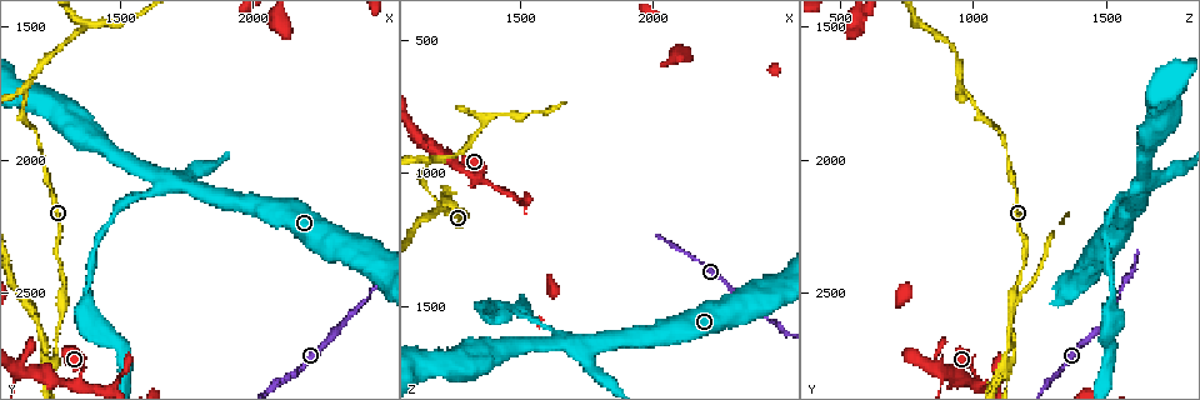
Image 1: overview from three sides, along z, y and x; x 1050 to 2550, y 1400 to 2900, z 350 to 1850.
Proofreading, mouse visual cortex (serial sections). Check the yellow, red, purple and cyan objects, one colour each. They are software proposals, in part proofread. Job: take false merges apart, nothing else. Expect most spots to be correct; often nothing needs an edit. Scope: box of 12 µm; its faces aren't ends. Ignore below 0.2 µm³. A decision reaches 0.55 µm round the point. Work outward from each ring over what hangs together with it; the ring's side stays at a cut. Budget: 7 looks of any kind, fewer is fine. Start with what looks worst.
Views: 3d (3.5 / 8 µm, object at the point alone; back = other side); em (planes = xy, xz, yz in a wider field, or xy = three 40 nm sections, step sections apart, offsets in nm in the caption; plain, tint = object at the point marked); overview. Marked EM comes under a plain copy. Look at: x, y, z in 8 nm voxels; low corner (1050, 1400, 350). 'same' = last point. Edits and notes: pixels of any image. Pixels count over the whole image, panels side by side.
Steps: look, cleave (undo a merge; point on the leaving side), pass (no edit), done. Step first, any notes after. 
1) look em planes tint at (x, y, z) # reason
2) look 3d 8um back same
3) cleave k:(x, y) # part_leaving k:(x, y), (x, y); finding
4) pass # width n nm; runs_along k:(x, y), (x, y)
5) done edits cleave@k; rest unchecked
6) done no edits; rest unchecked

look 3d 3.5um at (1240, 2760, 1130) # sharp bend

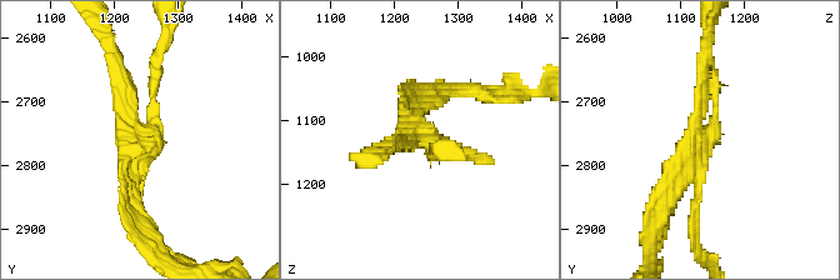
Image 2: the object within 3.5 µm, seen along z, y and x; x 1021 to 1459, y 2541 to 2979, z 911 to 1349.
look em xy step 3 tint at (1250, 2755, 1130) # need the tissue

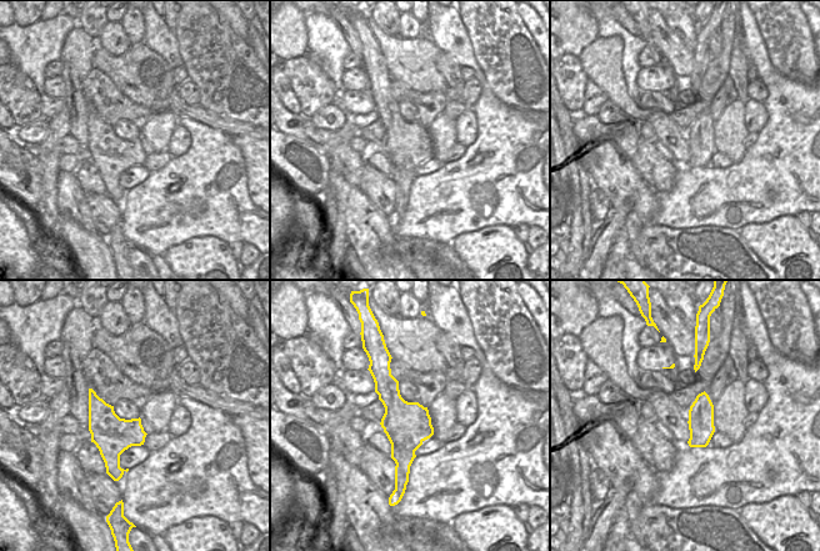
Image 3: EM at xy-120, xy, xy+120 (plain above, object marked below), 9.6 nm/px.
cleave 2:(656, 190) # part_leaving 2:(131, 131), (128, 89), (100, 35); two cells meet here

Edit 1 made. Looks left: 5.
look 3d 3.5um at (1150, 1740, 960) # sharp bend

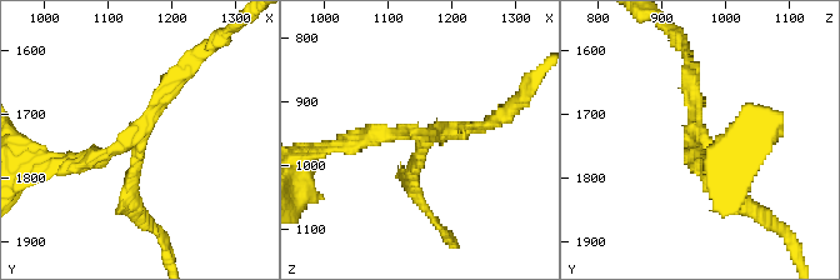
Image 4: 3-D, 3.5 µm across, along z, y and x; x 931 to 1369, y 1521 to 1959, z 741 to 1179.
look em xy step 3 tint at (1155, 1725, 960) # arms 3; arm_widths 150, 200, 200 nm

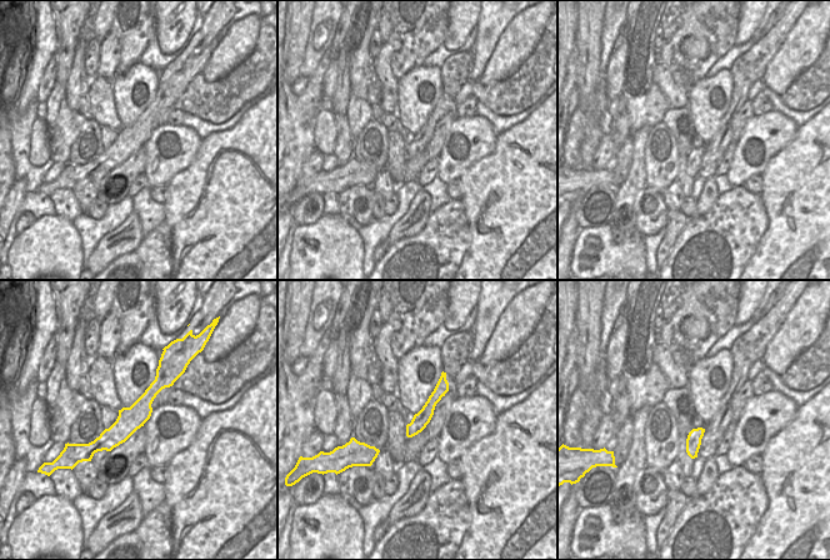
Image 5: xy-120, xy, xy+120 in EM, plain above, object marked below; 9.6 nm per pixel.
look em xy step 1 tint same # cut it another way

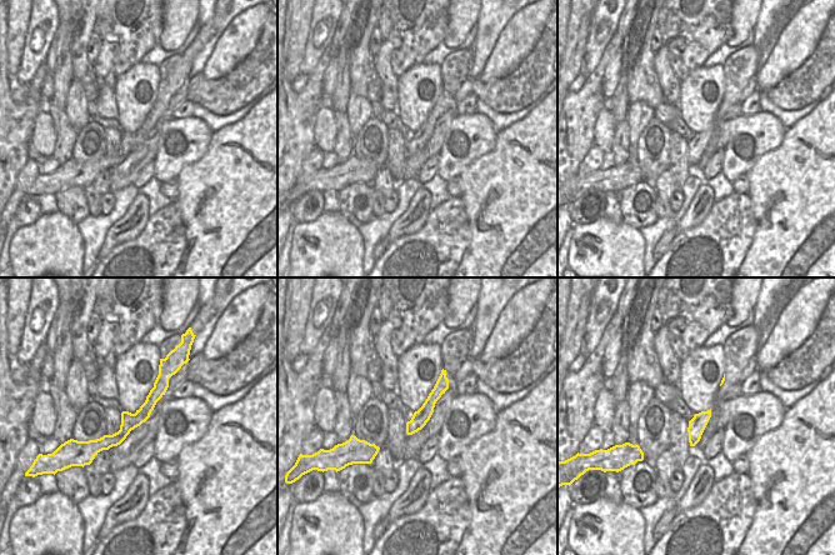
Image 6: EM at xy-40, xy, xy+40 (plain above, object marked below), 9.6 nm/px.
cleave 4:(371, 136) # width 150 nm; part_leaving 4:(146, 124), (161, 93), (224, 35); two cells meet here

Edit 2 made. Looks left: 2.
look 3d 3.5um at (2440, 2500, 1550) # thin neck

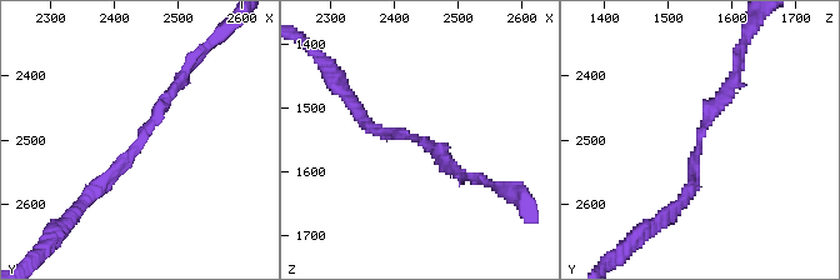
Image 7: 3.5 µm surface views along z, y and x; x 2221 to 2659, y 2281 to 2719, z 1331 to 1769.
look em xy step 1 tint at (2435, 2500, 1545) # now the EM

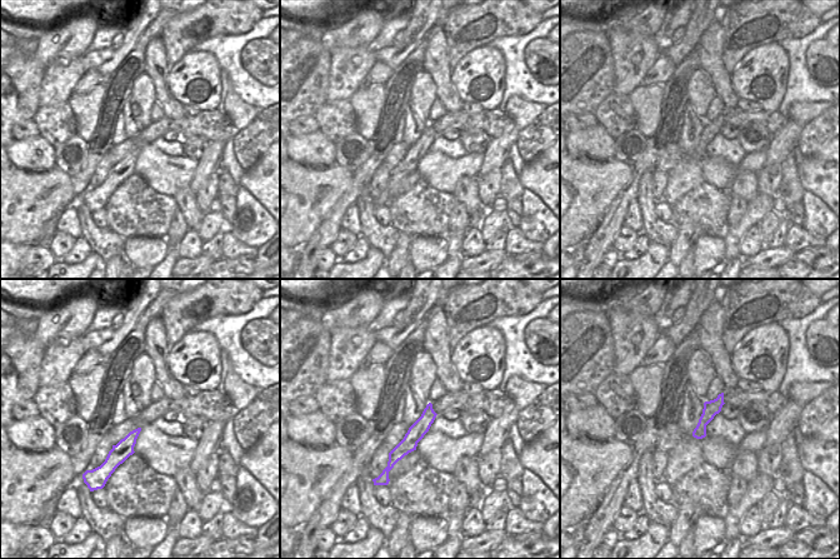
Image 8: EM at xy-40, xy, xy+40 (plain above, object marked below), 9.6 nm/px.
pass # arm_widths 150, 200 nm; all the same cell

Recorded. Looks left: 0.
done edits cleave@2, cleave@4; rest unchecked

